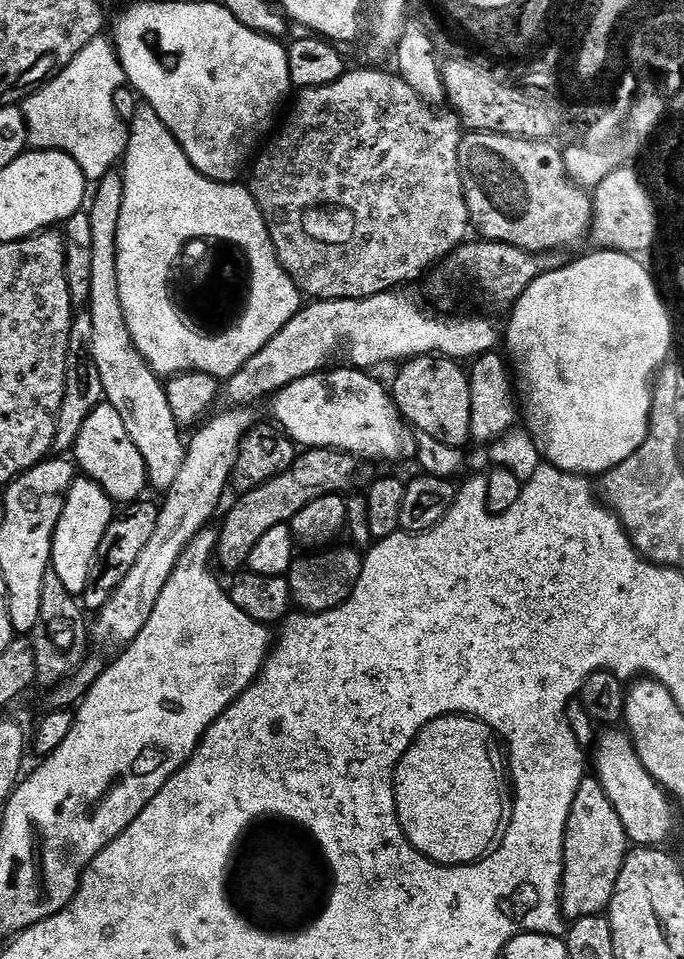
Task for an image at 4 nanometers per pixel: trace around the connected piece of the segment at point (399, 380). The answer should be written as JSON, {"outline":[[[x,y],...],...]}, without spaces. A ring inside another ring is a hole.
{"outline":[[[439,354],[431,356],[417,356],[399,365],[400,373],[396,376],[396,381],[390,384],[392,401],[400,409],[400,415],[404,417],[409,425],[416,427],[419,434],[430,434],[430,438],[438,438],[451,448],[463,449],[464,443],[469,443],[472,434],[472,410],[474,407],[474,397],[470,394],[469,373],[464,372],[459,363],[453,359]]]}

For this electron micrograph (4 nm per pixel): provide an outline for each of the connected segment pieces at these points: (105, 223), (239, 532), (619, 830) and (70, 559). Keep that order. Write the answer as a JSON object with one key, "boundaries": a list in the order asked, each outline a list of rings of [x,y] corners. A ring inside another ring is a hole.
{"boundaries":[[[[119,171],[107,172],[95,185],[96,201],[87,205],[93,235],[93,272],[90,281],[90,298],[87,315],[94,322],[94,338],[90,350],[94,366],[102,378],[102,390],[107,404],[114,406],[134,438],[134,446],[146,462],[149,485],[160,494],[167,493],[182,470],[186,451],[186,440],[182,429],[174,422],[170,402],[166,398],[166,384],[142,358],[130,338],[126,326],[126,314],[122,314],[122,297],[118,294],[118,218],[122,218],[122,198],[124,197],[124,177]],[[92,204],[92,205],[91,205]]],[[[309,448],[297,455],[292,467],[280,476],[243,493],[240,501],[228,512],[224,525],[218,528],[215,559],[224,568],[240,570],[248,563],[250,550],[258,543],[258,538],[274,526],[288,524],[310,502],[323,496],[339,496],[353,491],[360,480],[361,461],[348,452],[336,452],[333,448]]],[[[585,775],[578,786],[578,794],[574,794],[574,806],[570,806],[570,818],[566,822],[564,881],[560,883],[560,911],[565,921],[571,922],[607,913],[614,886],[618,882],[618,874],[624,865],[624,857],[629,851],[630,841],[622,826],[622,818],[618,818],[618,810],[610,806],[610,798],[606,796],[602,782],[597,780],[595,775]]],[[[87,478],[73,480],[72,489],[64,498],[64,509],[54,530],[50,567],[51,571],[58,574],[62,586],[66,586],[66,590],[70,590],[72,596],[83,597],[86,578],[90,578],[90,570],[98,554],[98,546],[102,546],[102,534],[106,534],[113,515],[112,500],[94,481]]]]}

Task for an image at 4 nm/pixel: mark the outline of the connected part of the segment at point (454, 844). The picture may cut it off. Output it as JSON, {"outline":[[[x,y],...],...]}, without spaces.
{"outline":[[[452,713],[428,723],[403,755],[393,773],[396,813],[407,840],[428,860],[445,867],[475,863],[483,859],[499,841],[510,812],[510,792],[506,774],[492,754],[494,733],[488,724],[473,716]]]}

